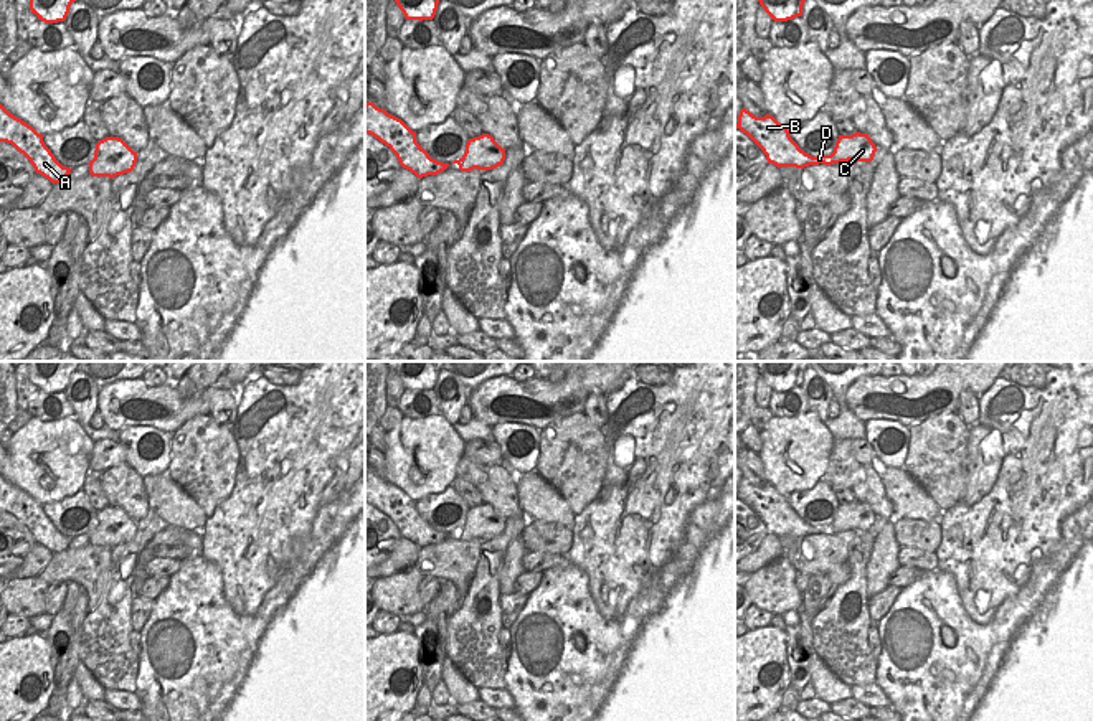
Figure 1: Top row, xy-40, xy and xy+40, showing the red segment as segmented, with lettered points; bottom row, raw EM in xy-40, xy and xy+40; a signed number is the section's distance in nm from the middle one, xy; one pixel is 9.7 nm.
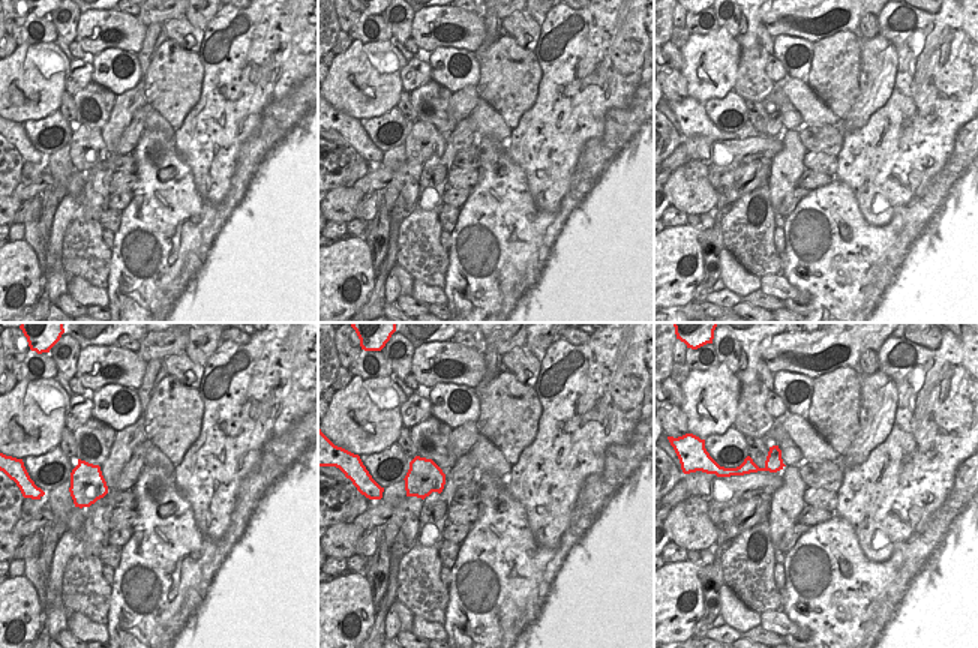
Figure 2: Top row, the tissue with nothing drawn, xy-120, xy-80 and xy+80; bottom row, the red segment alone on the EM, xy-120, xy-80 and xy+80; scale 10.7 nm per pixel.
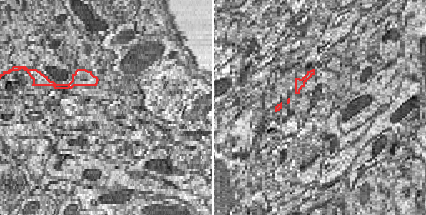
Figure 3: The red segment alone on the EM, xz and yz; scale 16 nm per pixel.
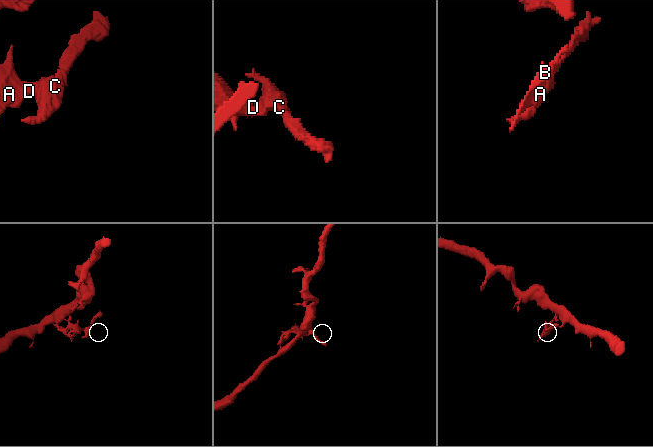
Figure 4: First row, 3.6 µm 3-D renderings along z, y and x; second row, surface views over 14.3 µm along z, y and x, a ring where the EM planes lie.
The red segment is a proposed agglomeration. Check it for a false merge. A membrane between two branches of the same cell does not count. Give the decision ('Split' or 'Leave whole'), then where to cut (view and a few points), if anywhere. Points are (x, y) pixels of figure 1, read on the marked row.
Split. Split along xy+40 (826, 155), (834, 162)

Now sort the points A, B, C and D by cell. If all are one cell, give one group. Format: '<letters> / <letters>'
A B D / C

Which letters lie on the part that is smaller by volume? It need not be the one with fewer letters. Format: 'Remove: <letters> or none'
Remove: C

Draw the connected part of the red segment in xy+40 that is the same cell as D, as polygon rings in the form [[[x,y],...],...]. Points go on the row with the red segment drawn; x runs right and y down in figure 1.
[[[745,107],[740,111],[736,129],[746,134],[766,155],[768,163],[779,167],[804,168],[809,165],[832,165],[827,155],[812,157],[799,148],[791,139],[788,127],[783,127],[773,115],[756,117]]]

